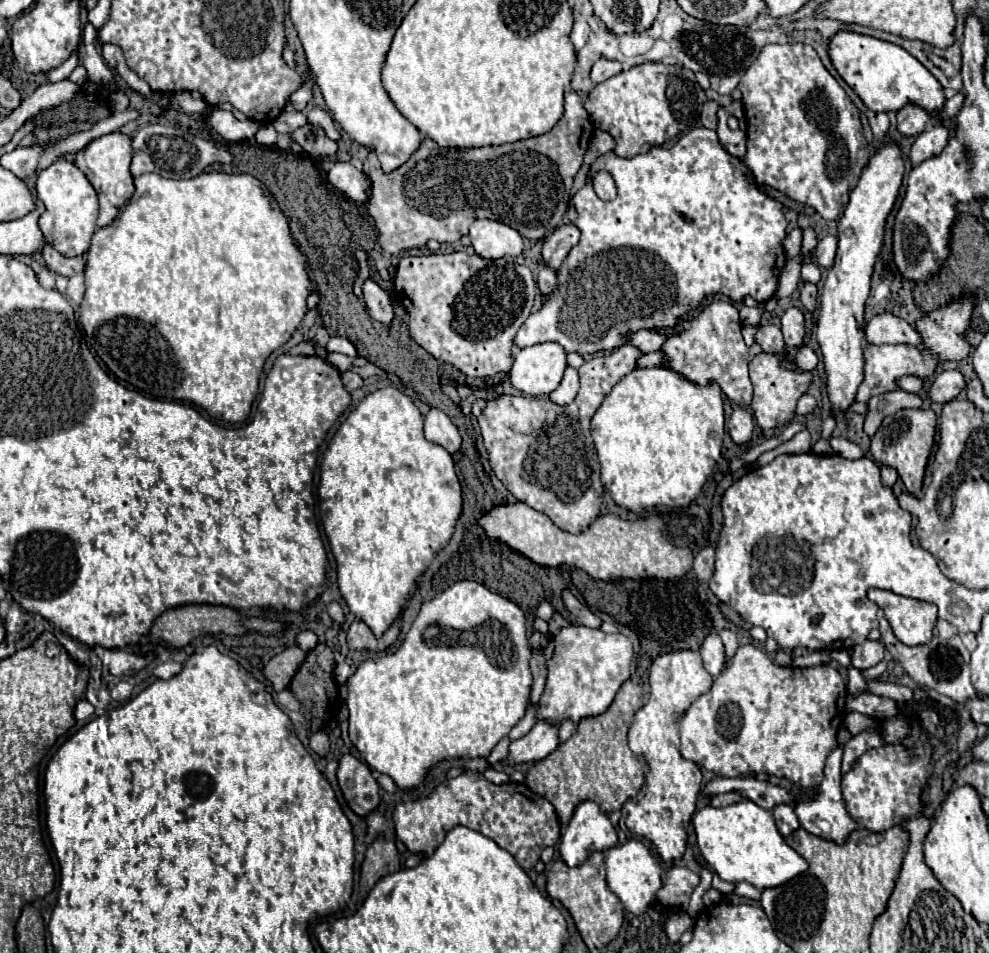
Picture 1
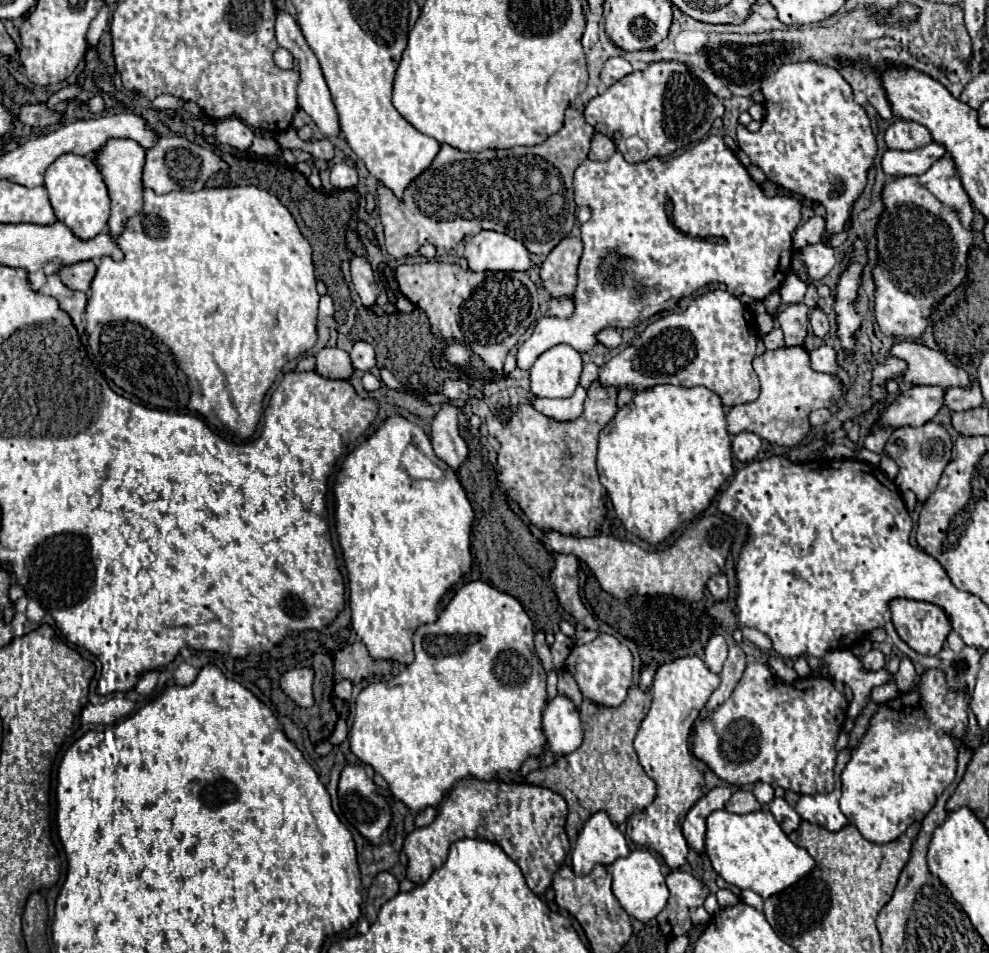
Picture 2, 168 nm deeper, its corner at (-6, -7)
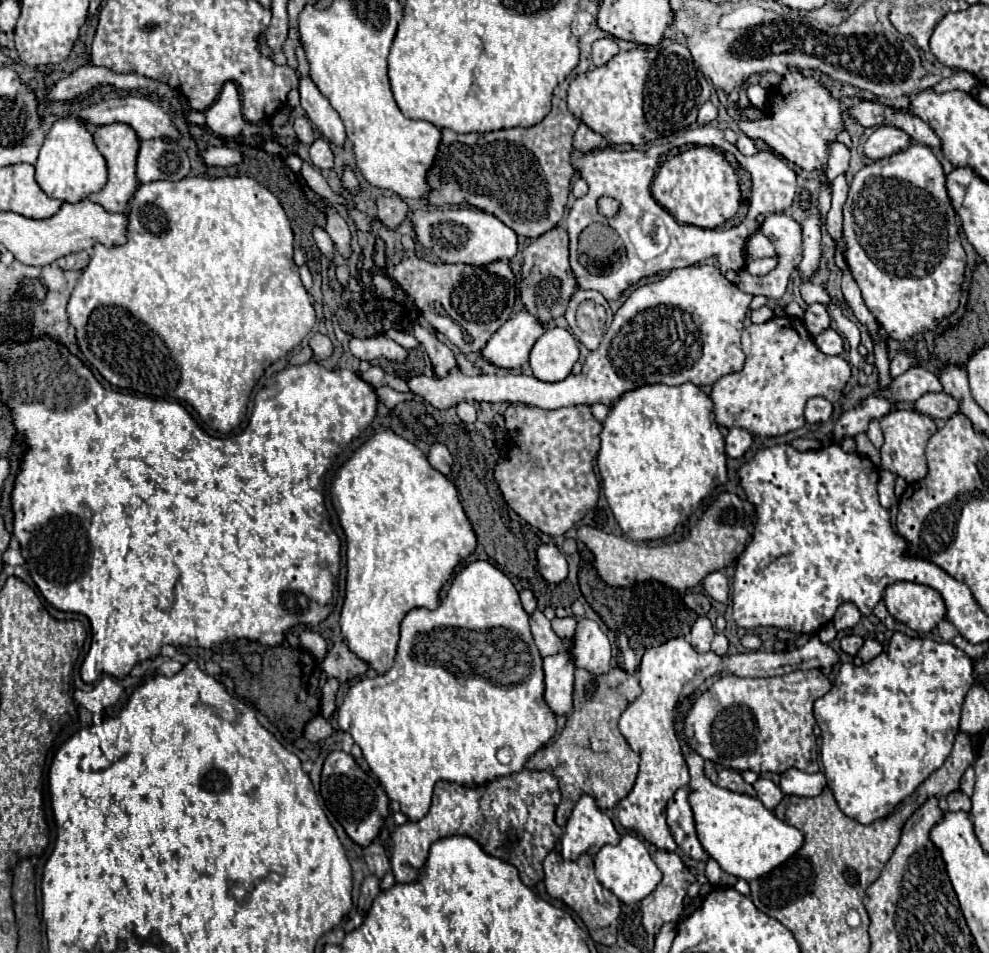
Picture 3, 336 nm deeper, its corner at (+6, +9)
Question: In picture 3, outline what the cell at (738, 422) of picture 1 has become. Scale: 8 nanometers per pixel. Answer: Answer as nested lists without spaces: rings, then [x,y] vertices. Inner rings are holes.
[[[730,428],[726,436],[726,454],[730,458],[742,458],[752,446],[752,434],[742,428]]]

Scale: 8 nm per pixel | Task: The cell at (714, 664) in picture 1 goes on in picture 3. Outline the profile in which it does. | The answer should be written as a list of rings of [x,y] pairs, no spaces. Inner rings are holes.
[[[706,616],[698,618],[692,626],[692,632],[690,632],[690,644],[694,646],[696,652],[708,652],[710,650],[710,644],[712,644],[712,638],[714,638],[714,626],[710,624],[710,620]]]

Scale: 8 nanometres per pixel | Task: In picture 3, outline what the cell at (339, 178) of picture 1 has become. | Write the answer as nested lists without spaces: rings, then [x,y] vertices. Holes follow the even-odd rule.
[[[316,138],[312,144],[310,144],[310,162],[316,166],[316,168],[332,168],[334,164],[334,154],[330,150],[330,144],[324,140],[324,138]]]

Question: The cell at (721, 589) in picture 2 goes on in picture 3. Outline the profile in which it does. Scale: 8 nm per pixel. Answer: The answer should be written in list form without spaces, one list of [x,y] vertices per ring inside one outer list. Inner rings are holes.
[[[712,572],[704,578],[704,590],[710,598],[725,605],[729,602],[728,579],[722,572]]]

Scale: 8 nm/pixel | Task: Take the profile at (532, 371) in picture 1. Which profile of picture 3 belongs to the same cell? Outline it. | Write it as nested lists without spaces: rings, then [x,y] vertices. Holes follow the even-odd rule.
[[[548,328],[530,352],[530,366],[538,380],[560,382],[564,380],[574,362],[578,362],[580,350],[574,336],[564,328]]]

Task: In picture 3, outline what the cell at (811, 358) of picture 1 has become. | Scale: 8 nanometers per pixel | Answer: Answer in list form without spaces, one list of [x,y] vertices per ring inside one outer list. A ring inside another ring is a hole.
[[[828,328],[826,332],[822,332],[820,336],[814,338],[816,346],[824,352],[824,354],[830,354],[830,356],[836,356],[836,354],[842,354],[844,352],[844,340],[840,338],[840,334],[832,328]]]

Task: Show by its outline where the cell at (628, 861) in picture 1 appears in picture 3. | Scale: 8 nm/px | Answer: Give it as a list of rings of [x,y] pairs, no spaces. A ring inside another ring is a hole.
[[[622,836],[620,844],[616,846],[604,846],[596,856],[594,856],[594,868],[596,868],[596,878],[598,882],[608,888],[612,894],[618,896],[620,902],[624,904],[636,904],[644,900],[648,894],[654,892],[658,882],[662,880],[662,872],[650,858],[646,846],[636,838],[636,836]]]

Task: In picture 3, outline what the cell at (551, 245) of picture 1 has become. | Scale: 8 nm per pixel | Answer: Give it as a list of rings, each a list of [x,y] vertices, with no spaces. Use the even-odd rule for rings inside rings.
[[[560,226],[536,238],[524,252],[522,264],[522,282],[520,282],[520,300],[524,308],[536,316],[540,324],[548,324],[560,316],[564,316],[570,296],[576,290],[576,280],[568,264],[568,232]]]

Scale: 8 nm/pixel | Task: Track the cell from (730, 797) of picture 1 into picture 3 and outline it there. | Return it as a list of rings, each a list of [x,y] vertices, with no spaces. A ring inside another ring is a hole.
[[[720,770],[718,772],[718,786],[732,790],[732,792],[740,792],[740,794],[748,794],[748,796],[756,796],[752,784],[744,782],[744,778],[740,776],[740,772],[736,770]]]

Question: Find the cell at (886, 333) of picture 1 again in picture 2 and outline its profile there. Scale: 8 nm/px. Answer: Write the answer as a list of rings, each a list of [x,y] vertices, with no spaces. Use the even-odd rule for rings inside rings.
[[[898,340],[890,348],[890,354],[908,362],[908,370],[904,374],[906,384],[938,384],[954,388],[970,382],[964,368],[952,364],[940,350],[932,350],[920,342]]]

